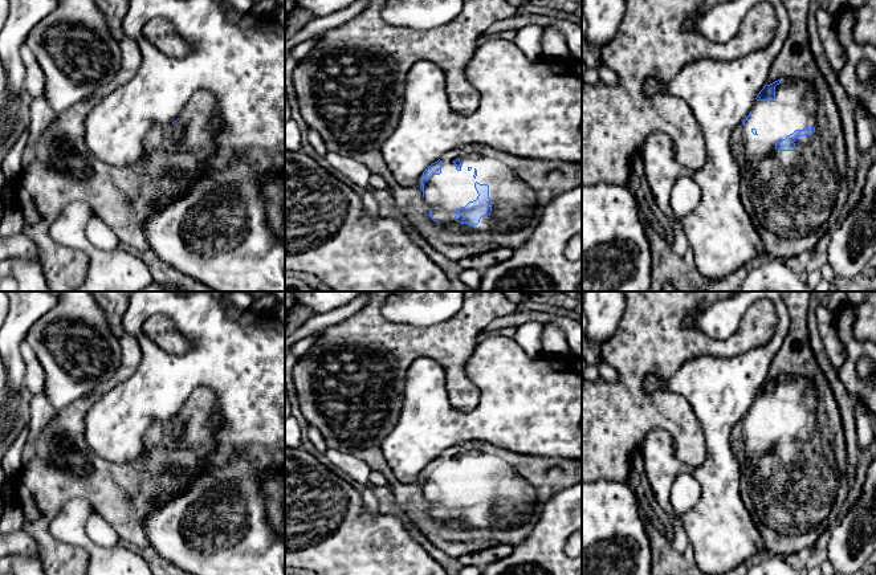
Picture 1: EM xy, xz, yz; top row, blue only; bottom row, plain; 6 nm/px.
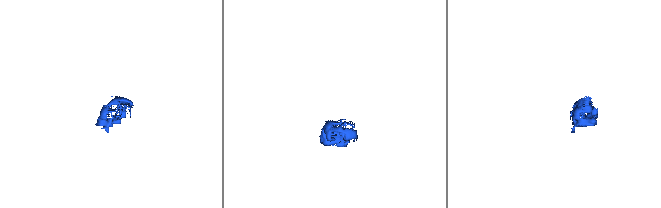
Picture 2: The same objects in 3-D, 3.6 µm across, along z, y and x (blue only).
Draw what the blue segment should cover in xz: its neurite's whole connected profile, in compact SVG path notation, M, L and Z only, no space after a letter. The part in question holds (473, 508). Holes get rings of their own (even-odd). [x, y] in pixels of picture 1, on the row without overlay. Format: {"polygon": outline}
{"polygon": "M370 291L368 302L358 313L318 333L315 343L298 359L292 371L301 413L310 427L322 433L327 448L354 454L371 470L380 472L387 478L398 507L408 515L417 531L449 556L459 558L500 545L518 546L537 525L541 506L557 492L582 481L582 458L530 457L496 448L490 443L468 441L443 450L437 458L428 462L419 482L404 484L394 476L380 449L380 441L399 419L406 374L417 358L431 358L444 368L444 386L452 408L469 412L477 407L480 391L466 374L466 362L488 325L514 313L517 305L502 291L463 291L463 306L452 318L433 326L417 327L394 323L383 317L384 298L394 293L402 291Z"}

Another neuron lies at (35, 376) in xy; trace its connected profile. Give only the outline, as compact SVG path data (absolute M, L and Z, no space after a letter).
M23 342L20 344L20 351L27 370L24 386L32 395L40 393L45 396L45 372L34 350L27 342Z

